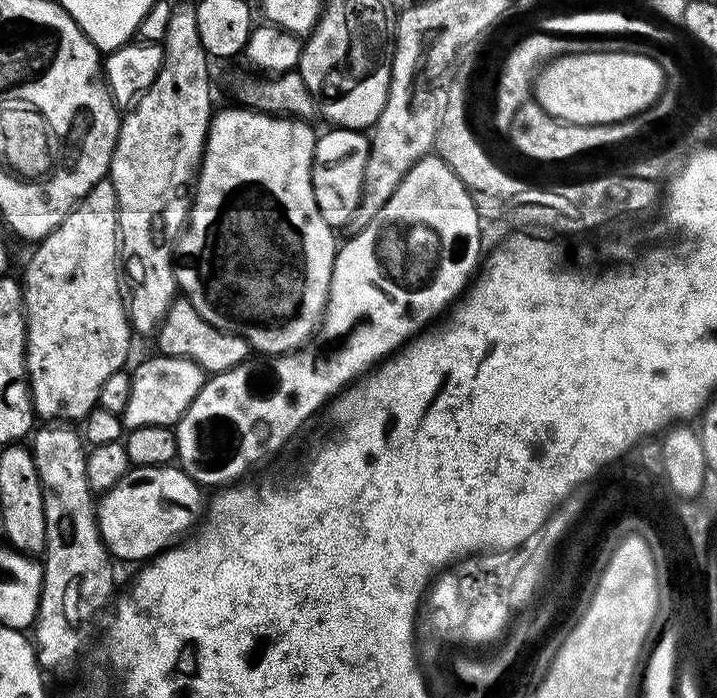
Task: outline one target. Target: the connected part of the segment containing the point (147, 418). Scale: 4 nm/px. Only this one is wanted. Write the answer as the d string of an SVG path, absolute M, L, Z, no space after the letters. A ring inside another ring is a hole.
M159 354L142 361L136 369L131 369L130 375L130 402L126 402L126 410L122 413L123 427L128 430L142 426L172 428L180 421L190 402L194 402L206 379L204 369L199 368L193 360Z

